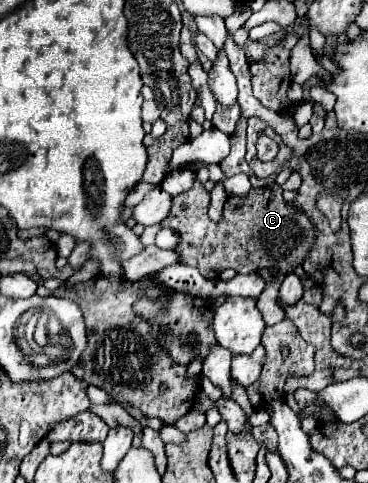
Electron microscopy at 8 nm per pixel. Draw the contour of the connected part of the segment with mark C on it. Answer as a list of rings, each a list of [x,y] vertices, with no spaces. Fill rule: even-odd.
[[[195,182],[191,190],[173,198],[171,214],[163,220],[163,226],[179,232],[179,244],[175,250],[183,256],[183,264],[197,266],[207,278],[219,278],[227,268],[233,268],[239,274],[257,272],[261,268],[267,268],[271,274],[287,274],[293,272],[295,266],[301,266],[315,246],[315,226],[303,212],[285,202],[283,190],[277,184],[253,188],[247,196],[229,196],[223,206],[223,220],[217,224],[207,214],[209,206],[211,194]],[[277,266],[289,268],[279,270]]]

